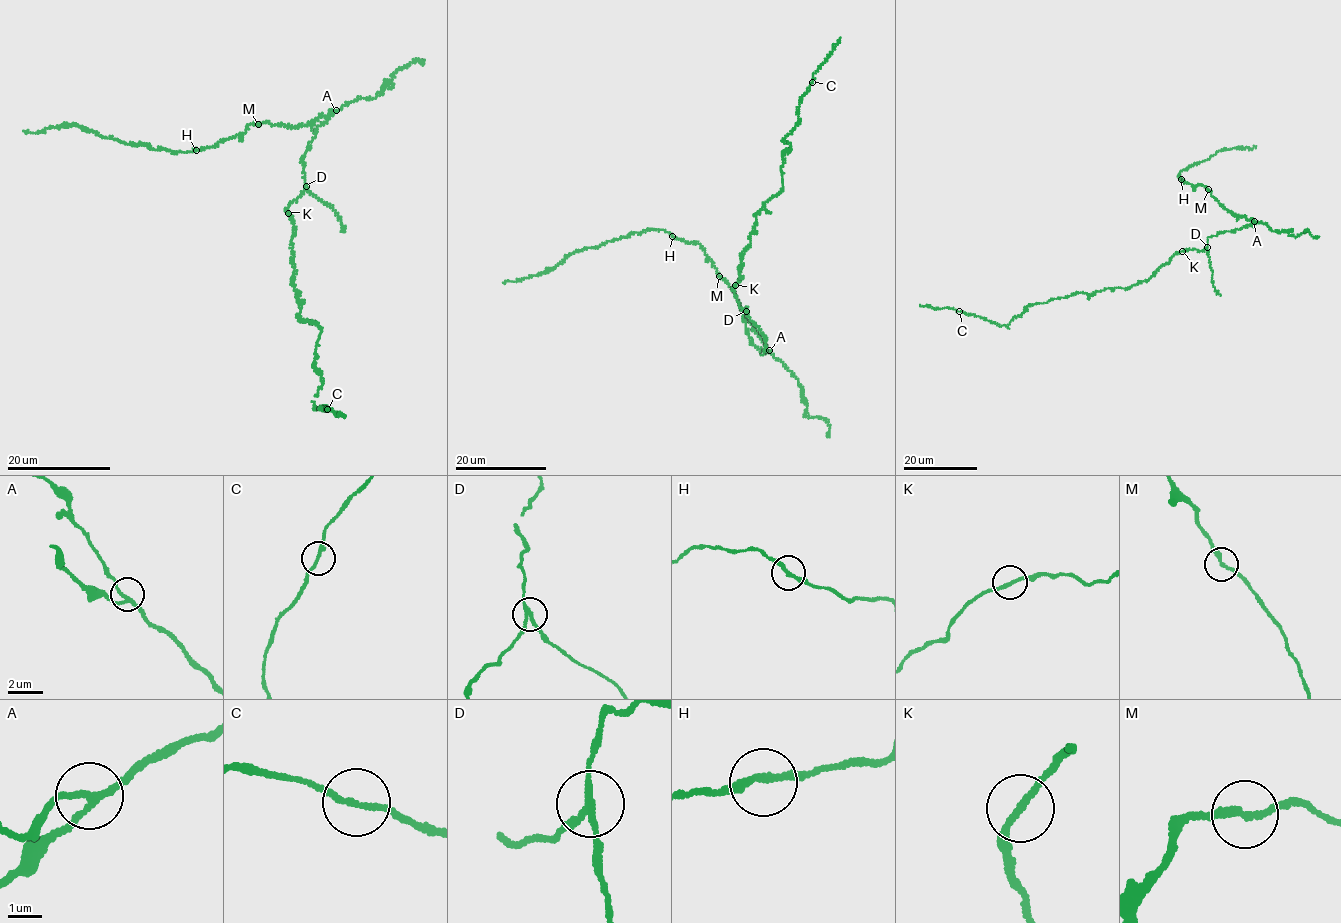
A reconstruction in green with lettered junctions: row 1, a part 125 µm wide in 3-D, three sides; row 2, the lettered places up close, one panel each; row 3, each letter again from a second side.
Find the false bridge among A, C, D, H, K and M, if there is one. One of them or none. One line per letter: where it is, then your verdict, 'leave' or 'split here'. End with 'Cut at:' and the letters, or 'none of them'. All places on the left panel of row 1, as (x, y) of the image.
A: at (336, 110); leave
C: at (327, 409); leave
D: at (306, 186); split here
H: at (196, 150); leave
K: at (288, 213); leave
M: at (258, 124); leave
Cut at: D

